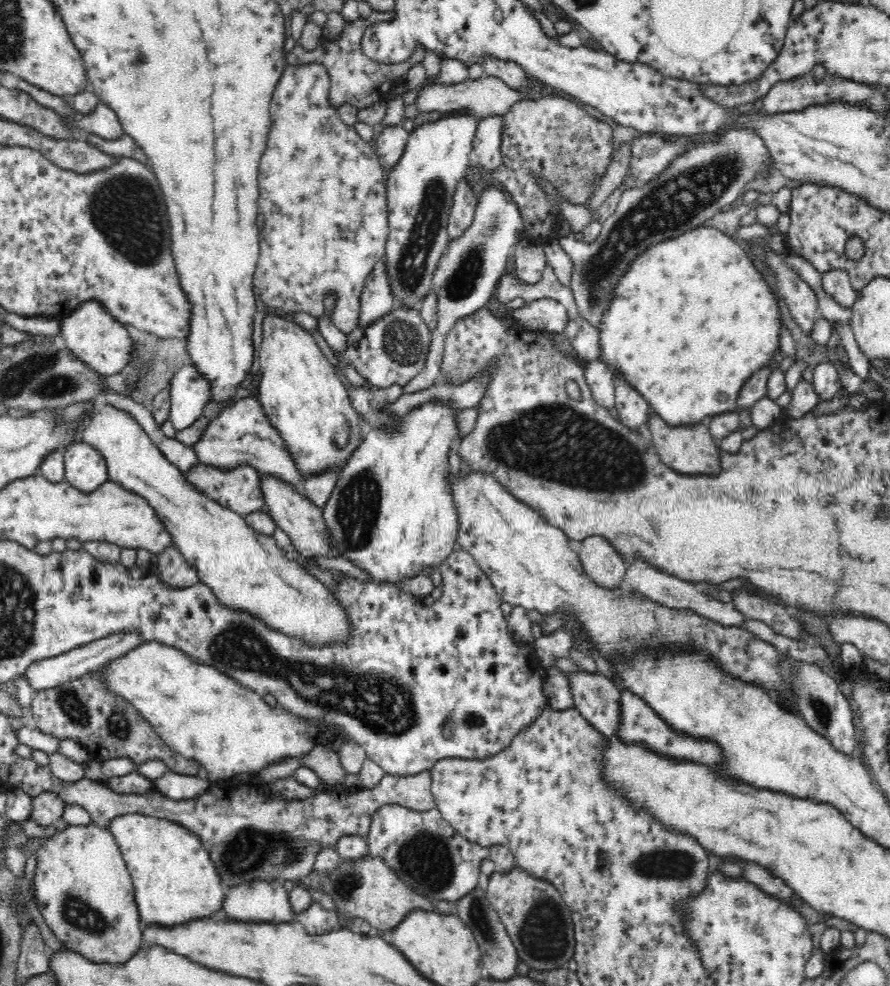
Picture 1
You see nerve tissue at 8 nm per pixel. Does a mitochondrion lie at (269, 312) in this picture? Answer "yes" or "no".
no

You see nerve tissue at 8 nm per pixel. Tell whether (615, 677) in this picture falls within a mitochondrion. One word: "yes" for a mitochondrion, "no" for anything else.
no

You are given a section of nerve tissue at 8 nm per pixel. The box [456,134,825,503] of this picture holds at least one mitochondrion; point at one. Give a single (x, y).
(556, 442)

